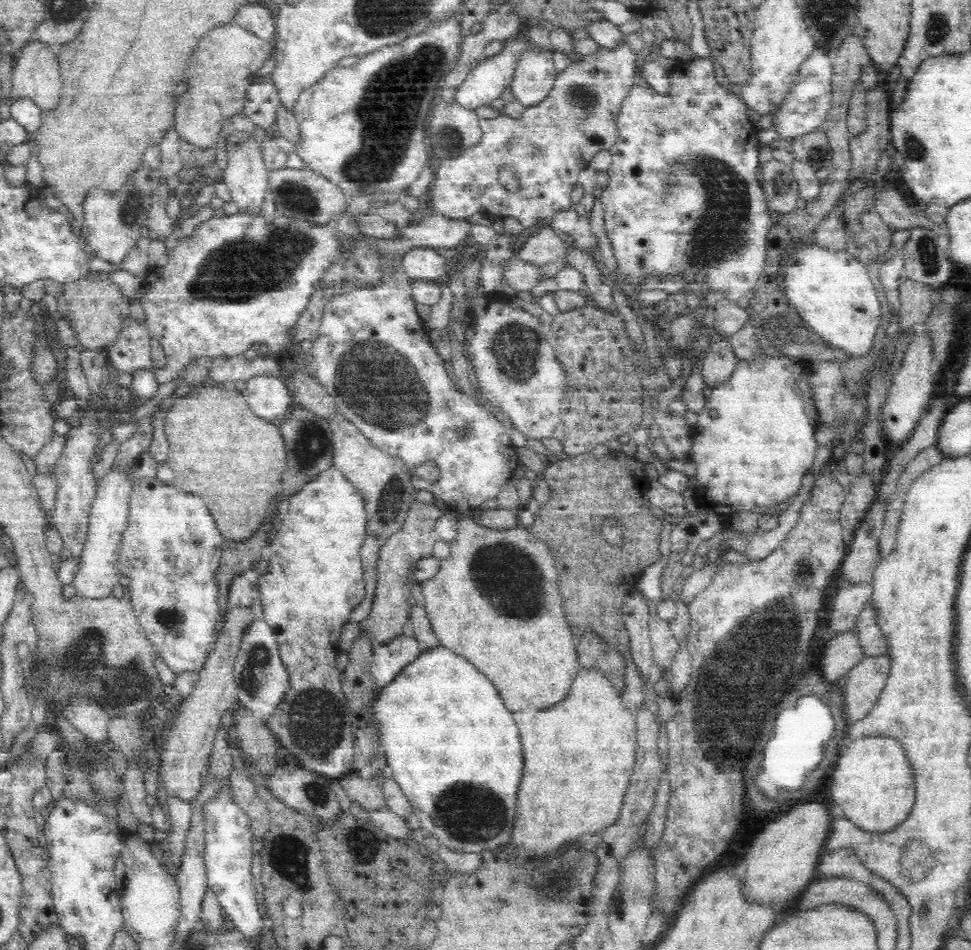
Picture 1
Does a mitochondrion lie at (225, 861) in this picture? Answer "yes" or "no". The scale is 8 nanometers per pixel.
no

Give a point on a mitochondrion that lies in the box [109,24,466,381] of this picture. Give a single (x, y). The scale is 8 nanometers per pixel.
(390, 118)

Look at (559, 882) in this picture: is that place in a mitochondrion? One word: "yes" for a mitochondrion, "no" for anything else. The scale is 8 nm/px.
yes

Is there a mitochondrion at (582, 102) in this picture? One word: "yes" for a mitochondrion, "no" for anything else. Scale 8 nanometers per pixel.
yes

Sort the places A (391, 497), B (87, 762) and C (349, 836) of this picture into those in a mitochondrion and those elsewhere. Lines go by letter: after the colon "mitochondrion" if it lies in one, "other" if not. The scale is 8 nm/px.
A: mitochondrion
B: other
C: mitochondrion

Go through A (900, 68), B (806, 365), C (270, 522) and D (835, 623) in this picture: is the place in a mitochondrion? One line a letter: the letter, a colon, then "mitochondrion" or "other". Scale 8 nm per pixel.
A: other
B: other
C: other
D: other

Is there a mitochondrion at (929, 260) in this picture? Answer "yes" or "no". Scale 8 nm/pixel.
yes

